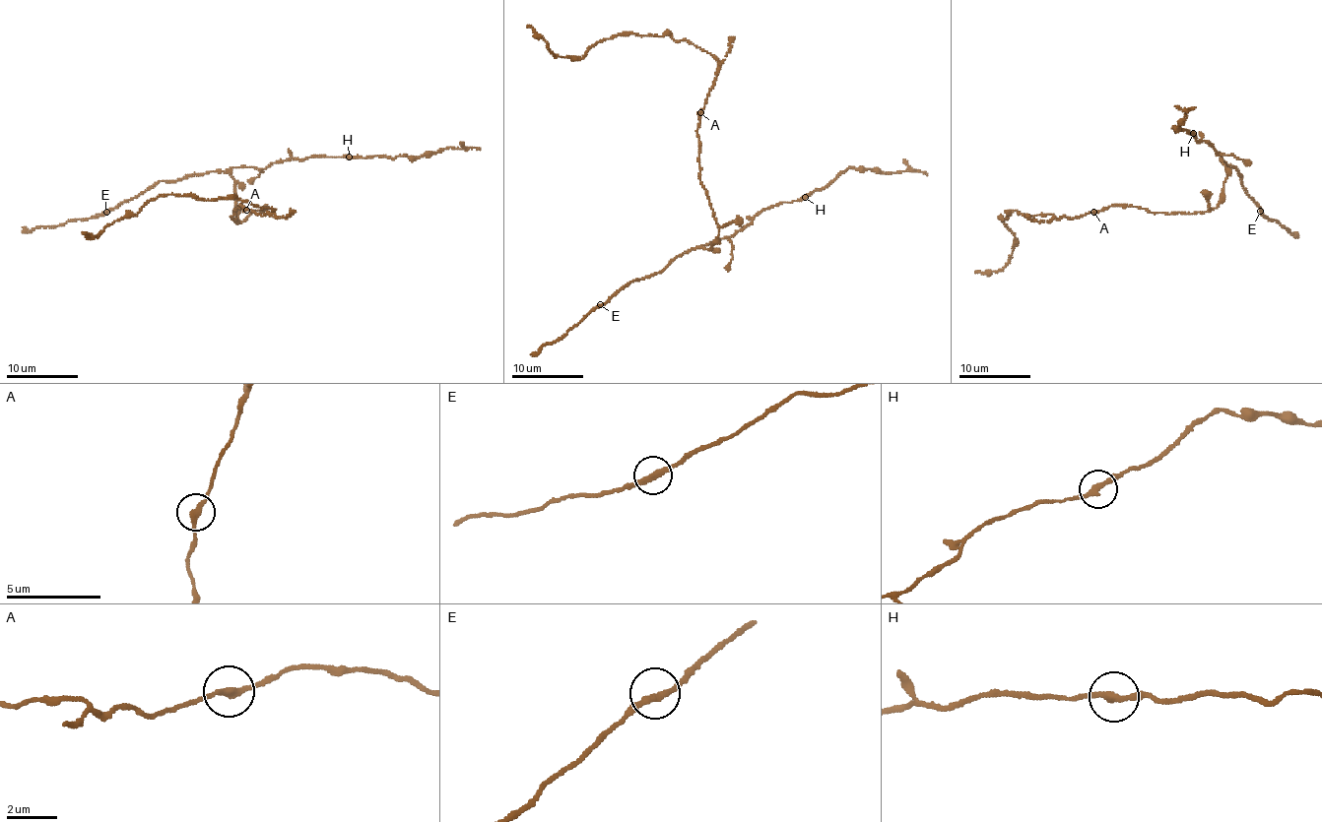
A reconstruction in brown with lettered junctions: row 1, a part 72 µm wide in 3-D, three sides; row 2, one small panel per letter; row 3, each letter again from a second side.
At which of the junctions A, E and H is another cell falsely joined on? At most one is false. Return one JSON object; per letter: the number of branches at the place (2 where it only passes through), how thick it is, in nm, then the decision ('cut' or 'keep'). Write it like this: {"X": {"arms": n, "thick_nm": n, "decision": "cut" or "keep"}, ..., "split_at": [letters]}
{"A": {"arms": 2, "thick_nm": 260, "decision": "keep"}, "E": {"arms": 2, "thick_nm": 260, "decision": "keep"}, "H": {"arms": 2, "thick_nm": 260, "decision": "keep"}, "split_at": []}

